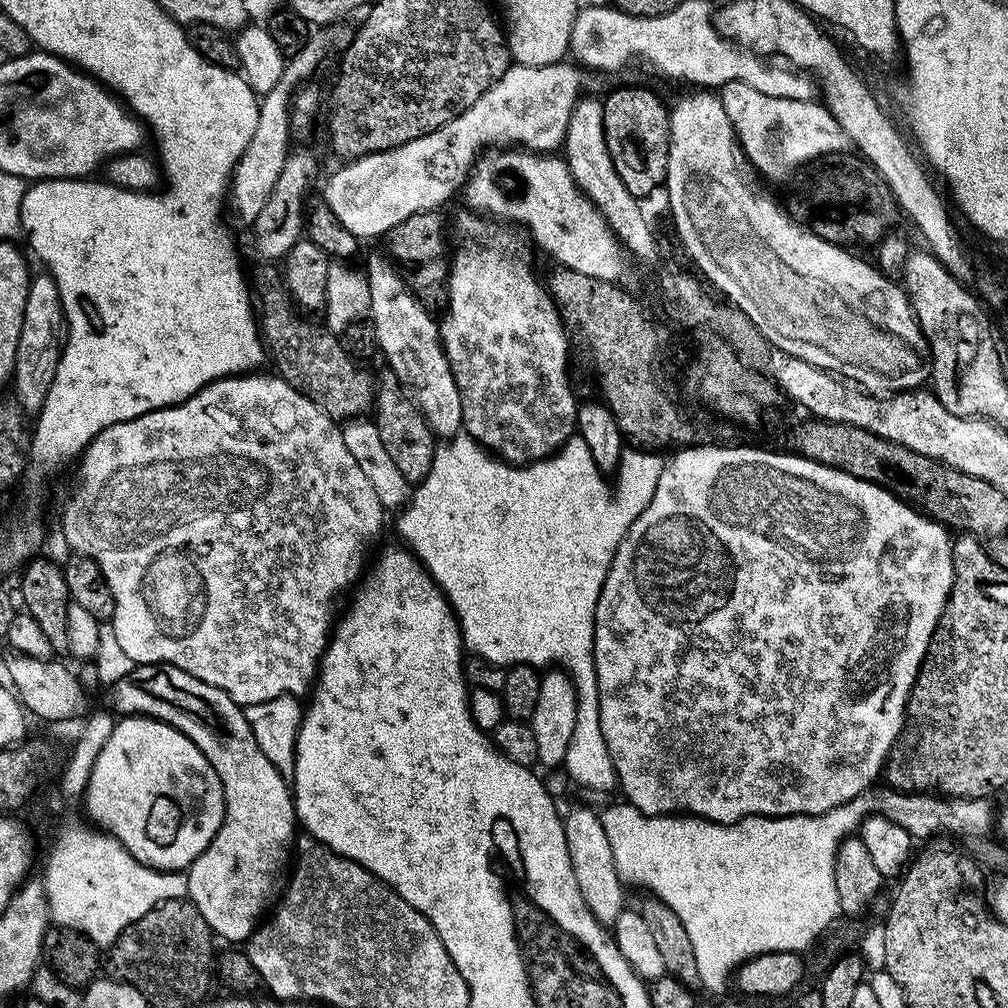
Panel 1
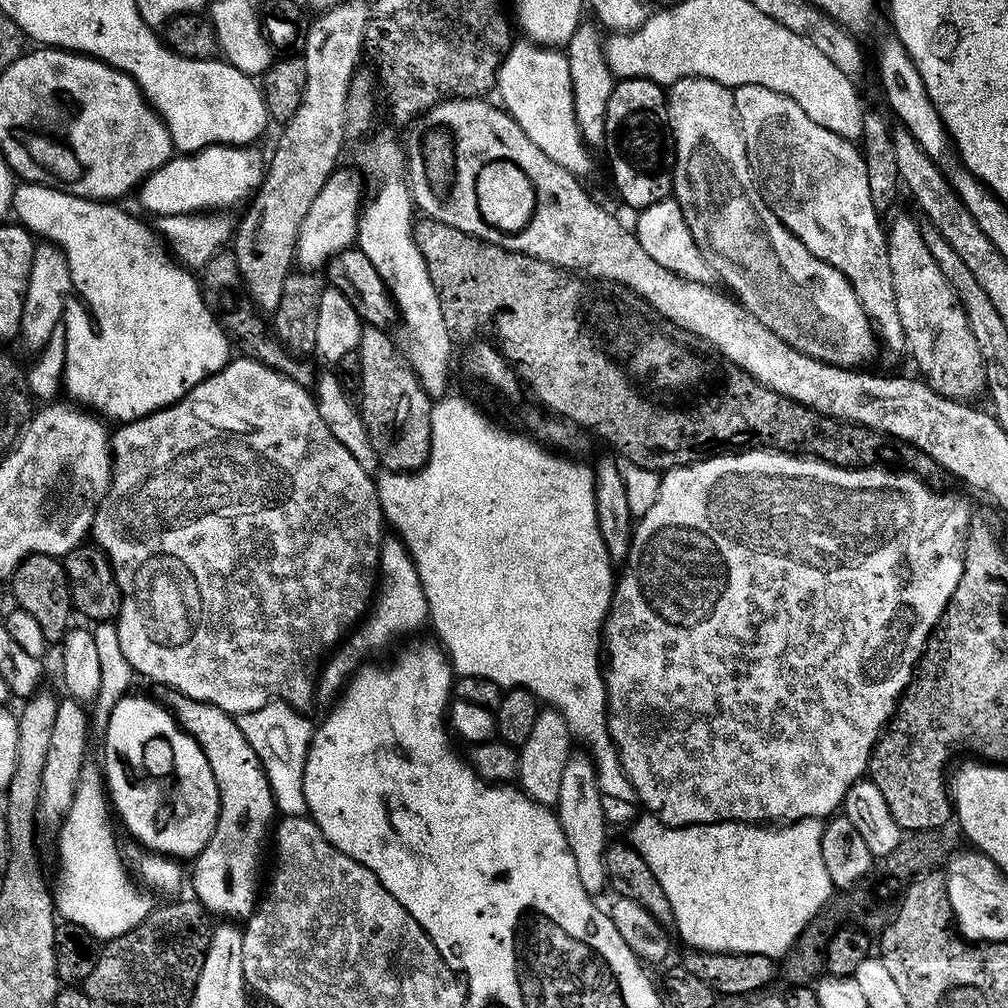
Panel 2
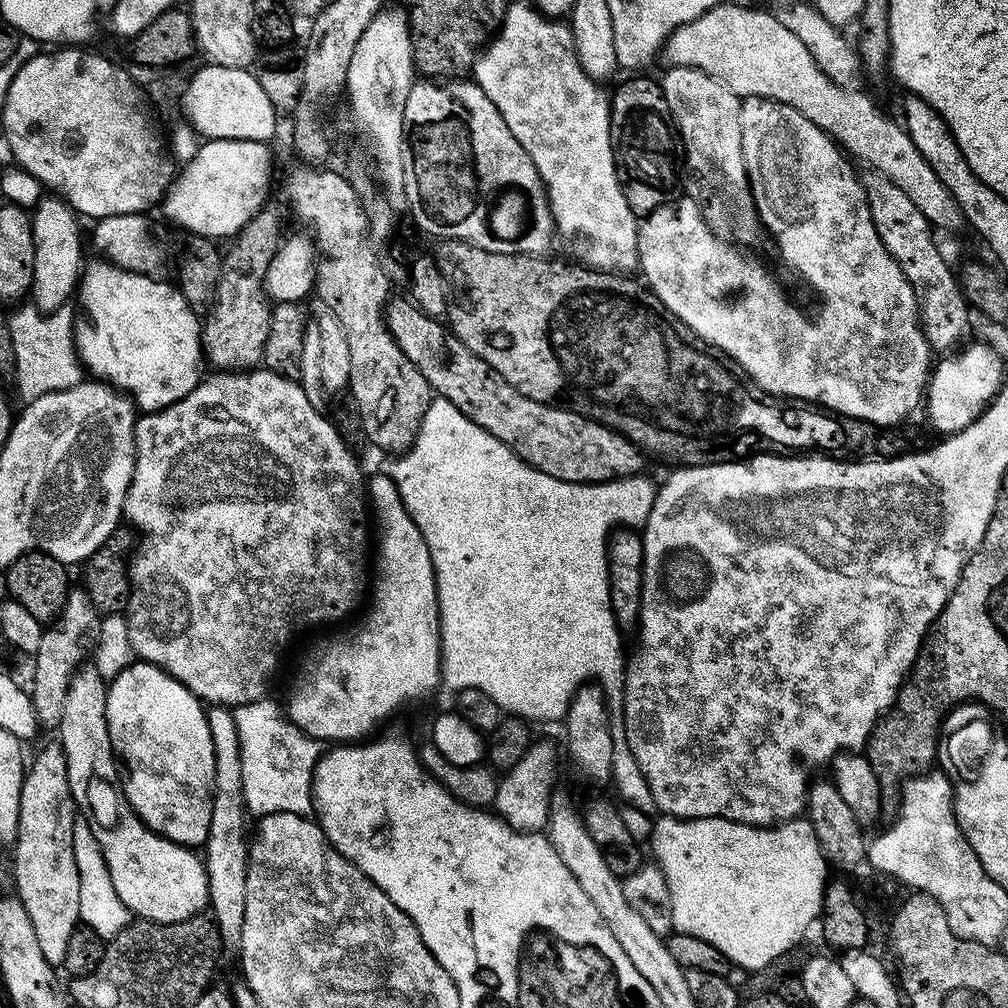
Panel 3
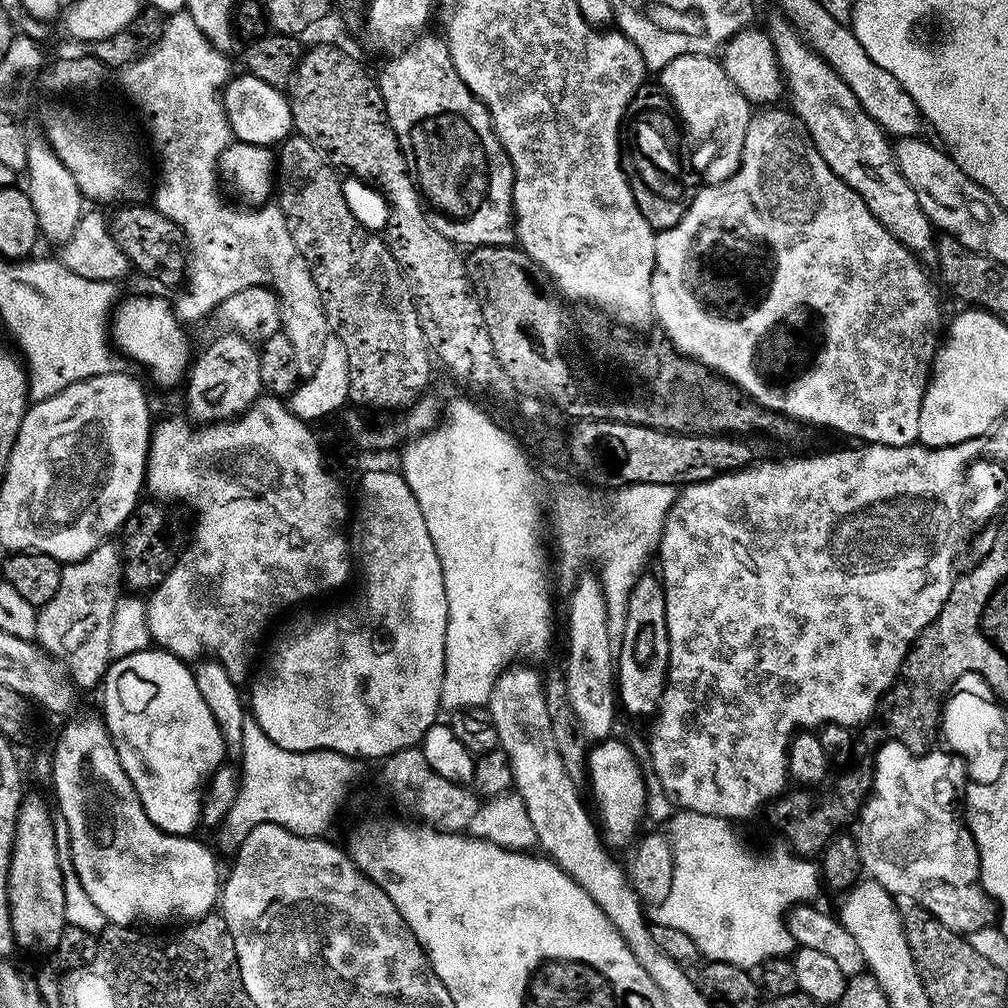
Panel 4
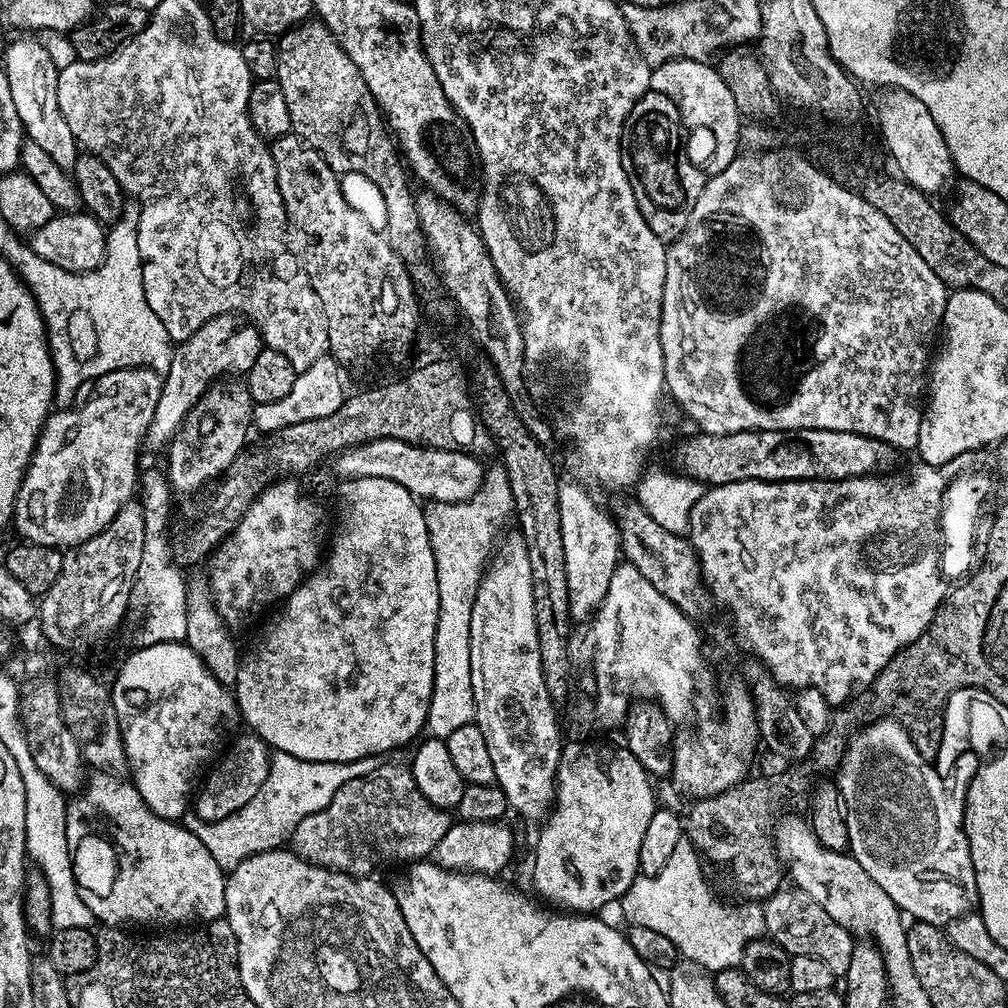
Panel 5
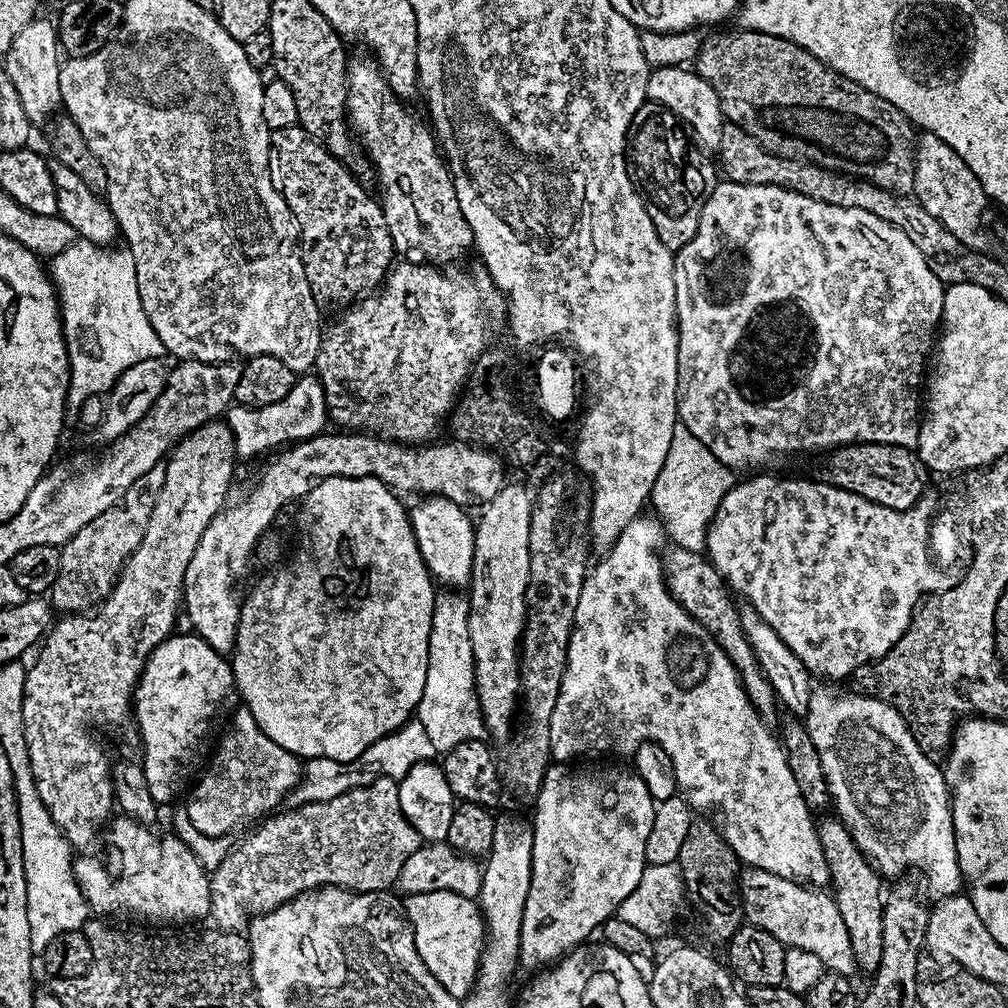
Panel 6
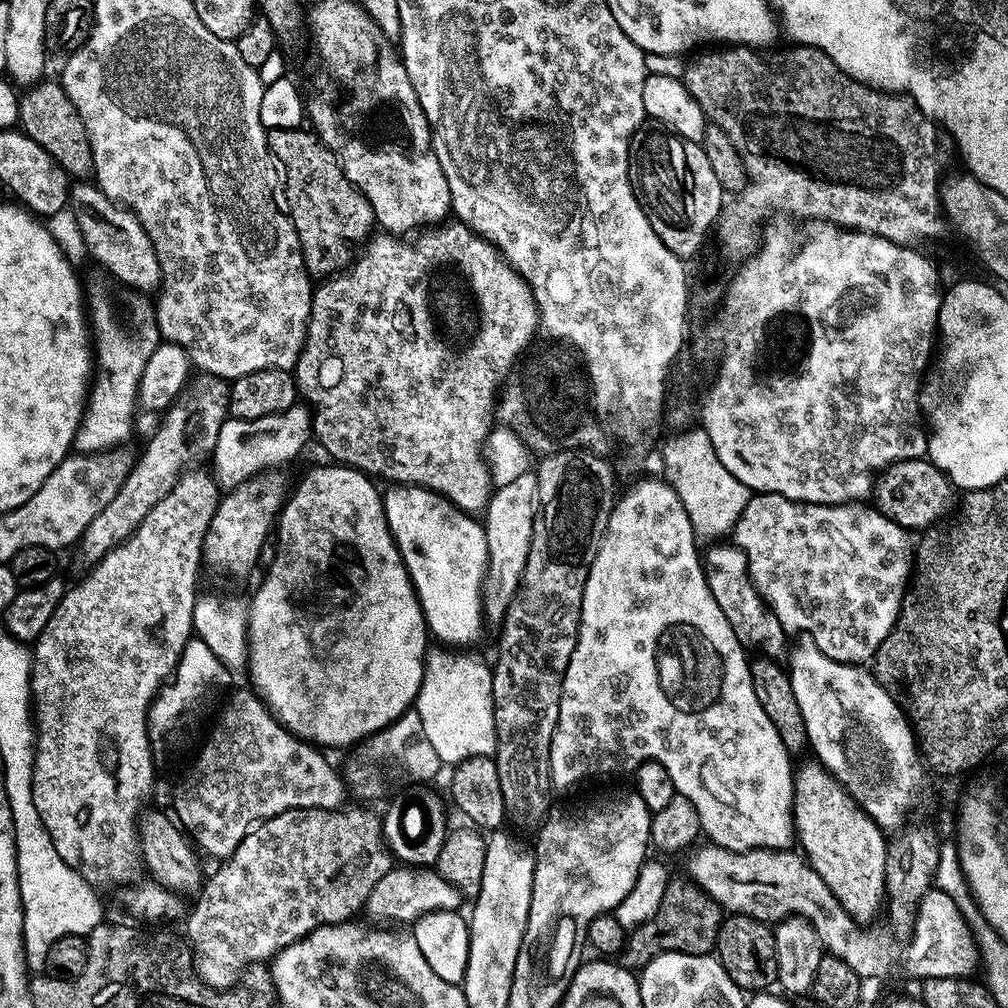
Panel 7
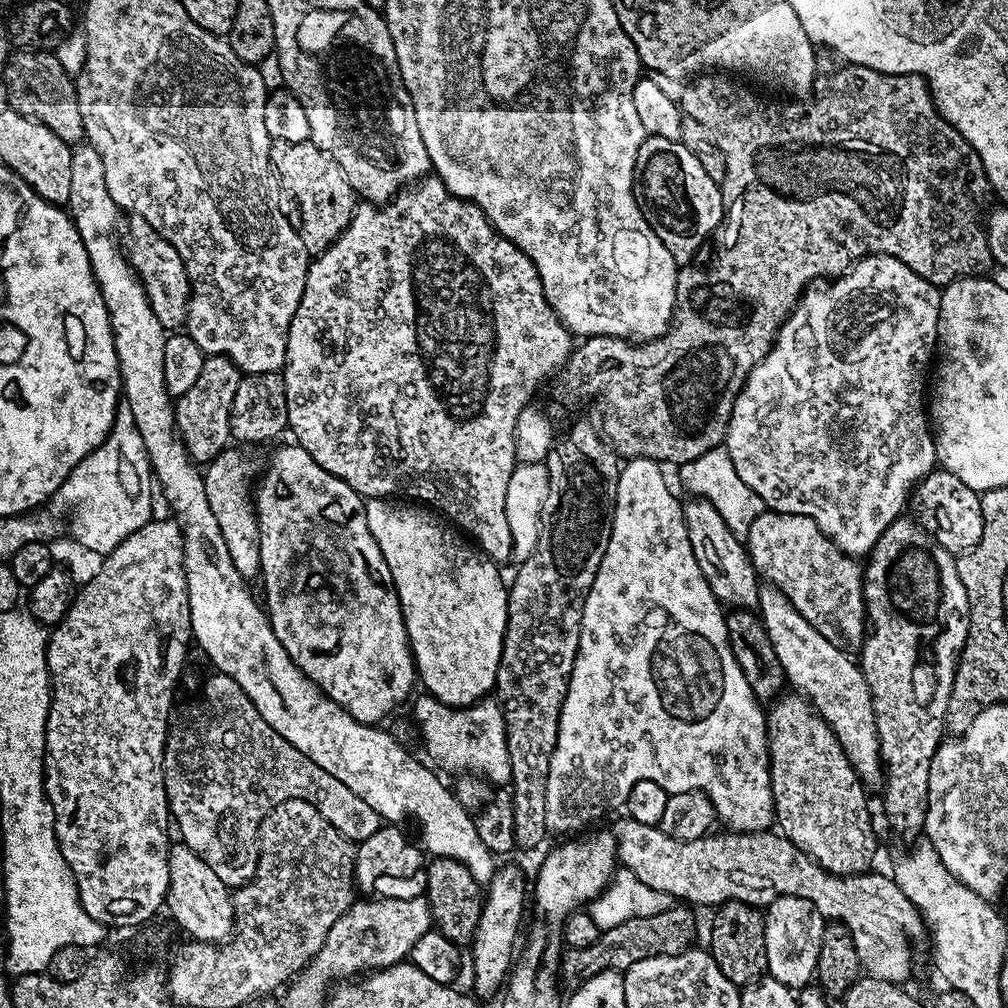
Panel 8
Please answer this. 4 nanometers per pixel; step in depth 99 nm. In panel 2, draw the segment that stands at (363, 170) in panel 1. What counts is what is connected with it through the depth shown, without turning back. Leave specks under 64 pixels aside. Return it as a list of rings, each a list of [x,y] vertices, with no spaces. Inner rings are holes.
[[[343,170],[333,172],[326,186],[318,190],[318,198],[314,198],[310,211],[302,222],[302,230],[296,243],[295,263],[304,270],[323,269],[333,253],[341,252],[357,239],[358,217],[361,211],[359,178],[352,172]]]

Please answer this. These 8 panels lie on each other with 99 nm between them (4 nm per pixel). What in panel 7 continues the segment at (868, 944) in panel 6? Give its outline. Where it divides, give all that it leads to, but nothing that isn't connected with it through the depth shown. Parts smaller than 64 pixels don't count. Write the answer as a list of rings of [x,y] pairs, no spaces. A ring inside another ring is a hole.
[[[811,763],[801,768],[799,765],[794,772],[792,827],[795,843],[818,878],[830,886],[830,894],[838,898],[842,910],[846,910],[856,924],[871,925],[886,902],[884,883],[888,840],[824,765]]]

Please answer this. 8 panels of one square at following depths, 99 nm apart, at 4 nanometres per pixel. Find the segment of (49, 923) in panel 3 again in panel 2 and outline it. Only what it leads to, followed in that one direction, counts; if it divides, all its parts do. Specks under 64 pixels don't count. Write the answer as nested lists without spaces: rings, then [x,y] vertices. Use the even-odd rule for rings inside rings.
[[[59,699],[58,712],[55,714],[53,735],[50,738],[49,749],[46,752],[45,769],[42,772],[42,791],[39,796],[37,817],[44,825],[59,827],[64,820],[66,810],[73,801],[73,791],[77,780],[87,761],[86,744],[90,733],[90,716],[87,707],[81,701],[73,701],[68,712],[69,701]],[[68,703],[68,704],[67,704]]]

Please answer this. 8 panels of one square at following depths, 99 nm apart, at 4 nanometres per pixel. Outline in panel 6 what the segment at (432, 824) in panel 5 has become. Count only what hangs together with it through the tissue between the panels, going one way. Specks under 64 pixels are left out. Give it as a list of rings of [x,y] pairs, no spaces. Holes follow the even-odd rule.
[[[376,778],[373,784],[368,784],[365,788],[352,788],[349,792],[340,792],[337,796],[329,795],[311,804],[301,804],[293,807],[293,812],[286,812],[282,816],[276,816],[273,820],[265,819],[260,829],[253,836],[248,836],[241,842],[240,848],[233,847],[228,853],[228,857],[220,863],[211,873],[212,881],[212,911],[211,919],[216,919],[215,923],[224,930],[240,930],[249,923],[250,912],[244,909],[244,904],[268,904],[264,906],[275,906],[285,904],[288,900],[293,900],[295,896],[301,896],[303,892],[315,890],[317,888],[347,888],[349,892],[382,892],[391,889],[400,879],[402,866],[406,866],[406,858],[414,854],[422,846],[422,839],[410,820],[404,816],[399,808],[399,794],[397,792],[397,781],[392,778]]]

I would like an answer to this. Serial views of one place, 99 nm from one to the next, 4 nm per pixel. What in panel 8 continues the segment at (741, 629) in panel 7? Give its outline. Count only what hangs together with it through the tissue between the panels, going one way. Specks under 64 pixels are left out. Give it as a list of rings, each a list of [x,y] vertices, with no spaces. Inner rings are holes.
[[[693,497],[688,500],[683,503],[683,516],[687,526],[687,537],[690,539],[690,546],[694,552],[694,558],[697,559],[699,569],[702,570],[703,577],[706,578],[711,592],[717,601],[731,609],[755,609],[760,602],[760,589],[762,586],[759,573],[756,571],[748,556],[747,547],[736,535],[730,533],[730,528],[722,519],[722,514],[718,513],[717,508],[712,503],[706,502],[705,499],[700,497]]]

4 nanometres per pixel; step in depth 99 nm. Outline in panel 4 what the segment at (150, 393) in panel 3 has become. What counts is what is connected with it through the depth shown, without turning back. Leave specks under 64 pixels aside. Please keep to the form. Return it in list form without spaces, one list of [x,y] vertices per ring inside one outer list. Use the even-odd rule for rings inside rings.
[[[132,296],[123,300],[115,305],[110,317],[111,343],[129,361],[141,364],[154,383],[164,388],[174,387],[179,380],[181,383],[190,368],[190,352],[188,356],[188,336],[180,329],[182,321],[173,305],[160,296]]]

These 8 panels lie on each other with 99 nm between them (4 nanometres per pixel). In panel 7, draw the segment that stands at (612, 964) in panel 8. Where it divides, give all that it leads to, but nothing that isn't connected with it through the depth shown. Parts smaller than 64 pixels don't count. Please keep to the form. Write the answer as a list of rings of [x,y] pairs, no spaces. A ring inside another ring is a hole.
[[[687,878],[669,879],[656,913],[646,923],[627,933],[624,949],[618,956],[619,963],[629,970],[639,970],[667,952],[707,956],[715,949],[721,919],[720,905],[709,898],[699,886]]]

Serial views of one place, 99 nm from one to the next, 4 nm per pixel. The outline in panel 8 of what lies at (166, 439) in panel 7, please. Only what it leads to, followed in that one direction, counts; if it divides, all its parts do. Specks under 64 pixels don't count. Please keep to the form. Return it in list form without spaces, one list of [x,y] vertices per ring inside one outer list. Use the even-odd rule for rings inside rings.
[[[210,356],[205,359],[202,374],[186,394],[175,397],[176,430],[186,446],[189,456],[197,465],[207,466],[217,460],[221,452],[229,447],[230,406],[234,406],[234,393],[242,373],[233,360],[225,356]]]

